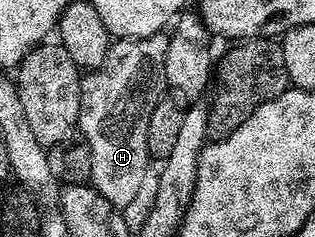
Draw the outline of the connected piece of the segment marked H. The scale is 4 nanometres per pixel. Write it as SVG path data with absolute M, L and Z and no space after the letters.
M160 32L148 38L120 38L107 47L105 60L96 70L84 73L79 84L79 125L78 133L89 144L91 153L90 185L95 187L105 200L114 206L127 208L127 205L143 190L147 178L147 129L153 108L165 94L165 52L166 33Z

